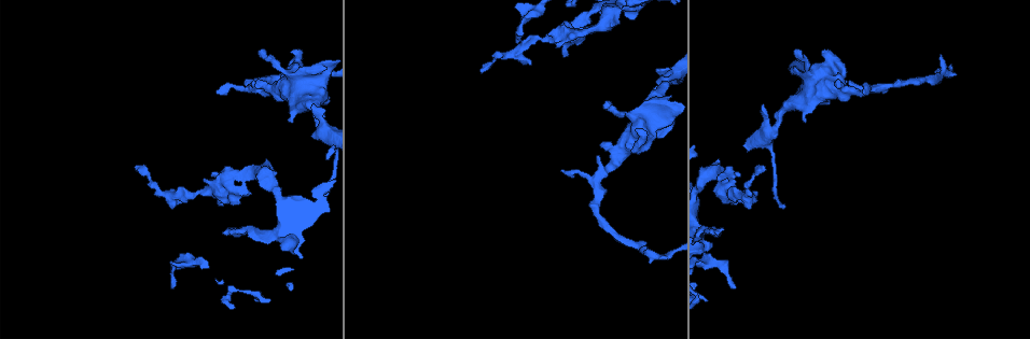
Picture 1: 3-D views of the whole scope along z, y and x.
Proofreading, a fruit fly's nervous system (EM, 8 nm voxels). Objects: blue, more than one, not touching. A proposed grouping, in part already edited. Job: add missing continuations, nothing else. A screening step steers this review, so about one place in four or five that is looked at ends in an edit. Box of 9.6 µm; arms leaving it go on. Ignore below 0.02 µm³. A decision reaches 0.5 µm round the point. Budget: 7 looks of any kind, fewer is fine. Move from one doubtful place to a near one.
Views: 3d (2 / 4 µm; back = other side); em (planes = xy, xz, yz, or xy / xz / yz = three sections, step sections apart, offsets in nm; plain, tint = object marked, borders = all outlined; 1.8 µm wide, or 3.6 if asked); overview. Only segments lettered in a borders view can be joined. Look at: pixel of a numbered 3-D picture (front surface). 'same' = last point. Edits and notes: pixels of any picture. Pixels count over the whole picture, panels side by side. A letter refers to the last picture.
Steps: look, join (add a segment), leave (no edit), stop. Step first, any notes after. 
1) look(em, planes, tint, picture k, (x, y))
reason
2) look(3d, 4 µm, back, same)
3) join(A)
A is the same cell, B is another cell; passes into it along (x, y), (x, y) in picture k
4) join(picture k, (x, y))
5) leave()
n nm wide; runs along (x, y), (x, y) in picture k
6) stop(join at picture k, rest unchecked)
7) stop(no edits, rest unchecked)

look(3d, 2 µm, picture 1, (722, 229))
branch stops here

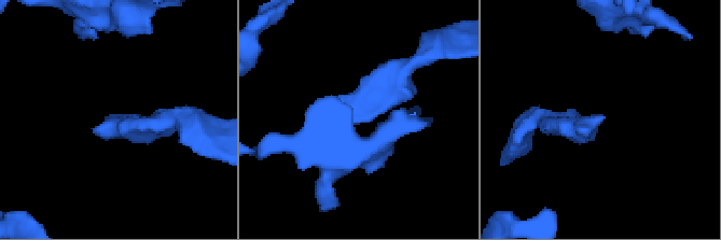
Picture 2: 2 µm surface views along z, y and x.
look(em, xz, step 16, tint, picture 2, (107, 117))

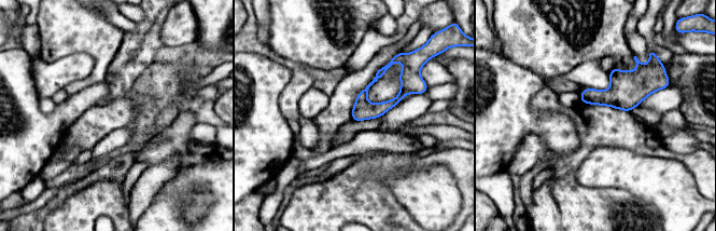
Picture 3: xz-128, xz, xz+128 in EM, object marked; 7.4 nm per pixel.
look(em, planes, borders, same)

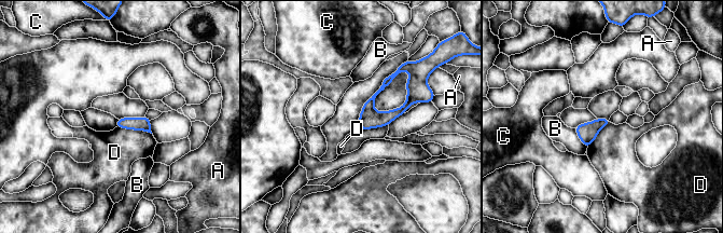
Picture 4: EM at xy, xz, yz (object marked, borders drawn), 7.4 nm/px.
leave()
A, B, C and D are other cells; runs along (421, 98), (361, 125) in picture 4; no lettered segment goes on from it

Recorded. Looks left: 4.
look(em, planes, tint, picture 1, (136, 167))
long arm stops here

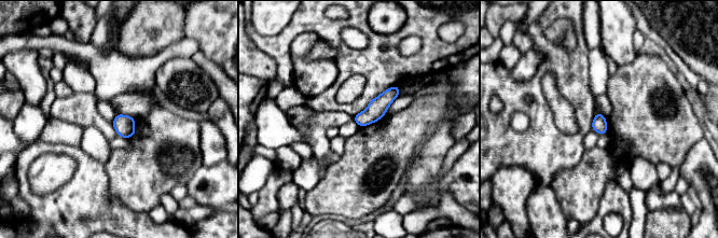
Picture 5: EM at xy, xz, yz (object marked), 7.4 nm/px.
look(em, planes, borders, same)
see the neighbours

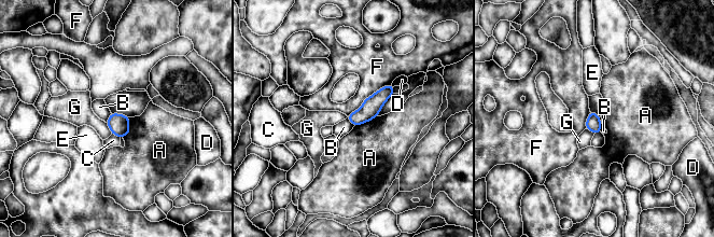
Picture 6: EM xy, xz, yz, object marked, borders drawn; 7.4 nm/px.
leave()
A, B, C, D, E, F and G are other cells; border along (111, 113), (106, 122) in picture 6; none of them fits

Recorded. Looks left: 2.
look(em, planes, tint, picture 1, (656, 69))
free end

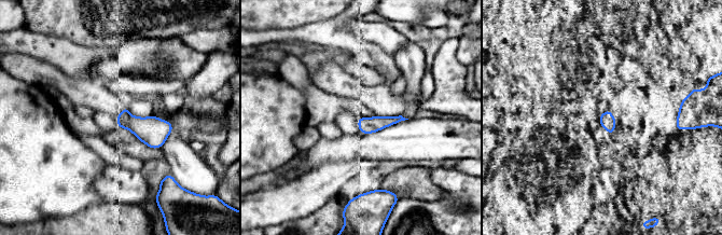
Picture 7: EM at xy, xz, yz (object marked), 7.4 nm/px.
look(em, planes, borders, same)

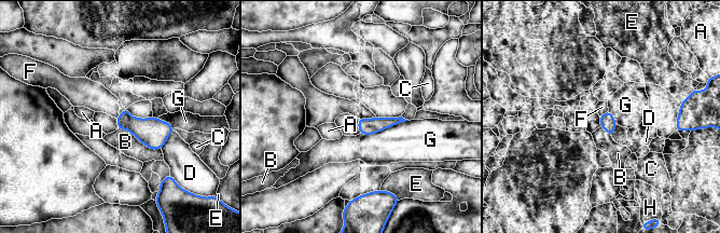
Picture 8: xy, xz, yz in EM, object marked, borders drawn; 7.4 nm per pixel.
join(F)
110 nm wide; F is the same cell, A, B, C, D, E, G and H are other cells; the neuron continues

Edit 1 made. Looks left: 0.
stop(join at picture 8, rest unchecked)

